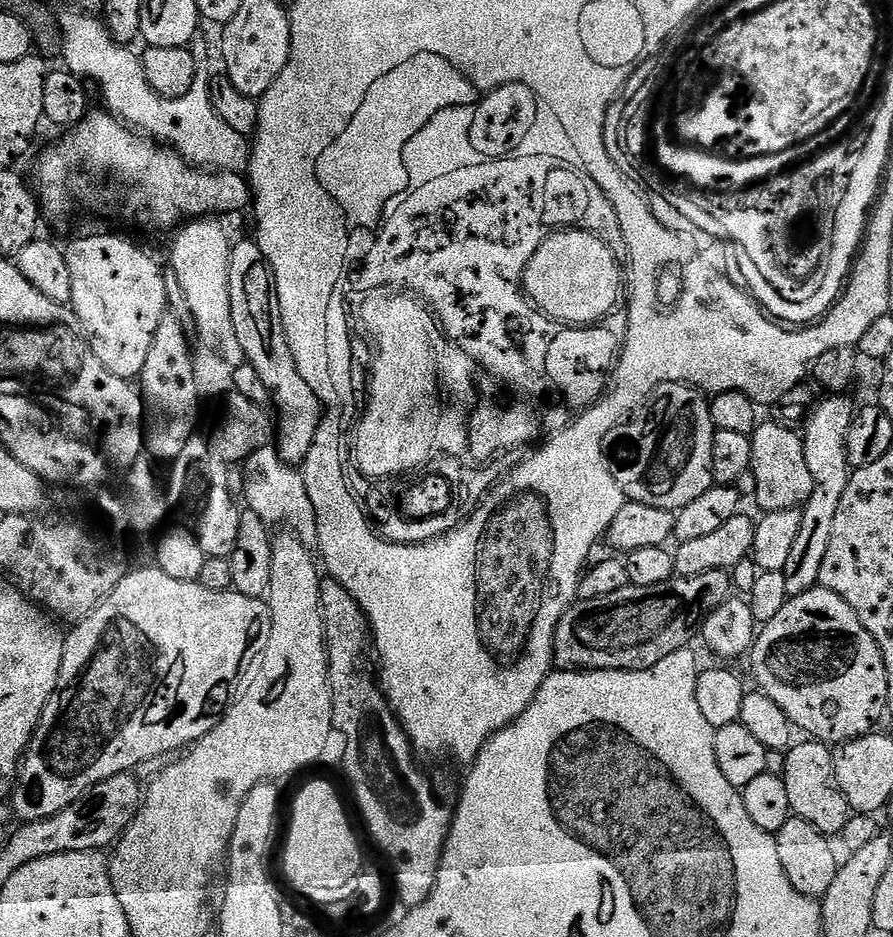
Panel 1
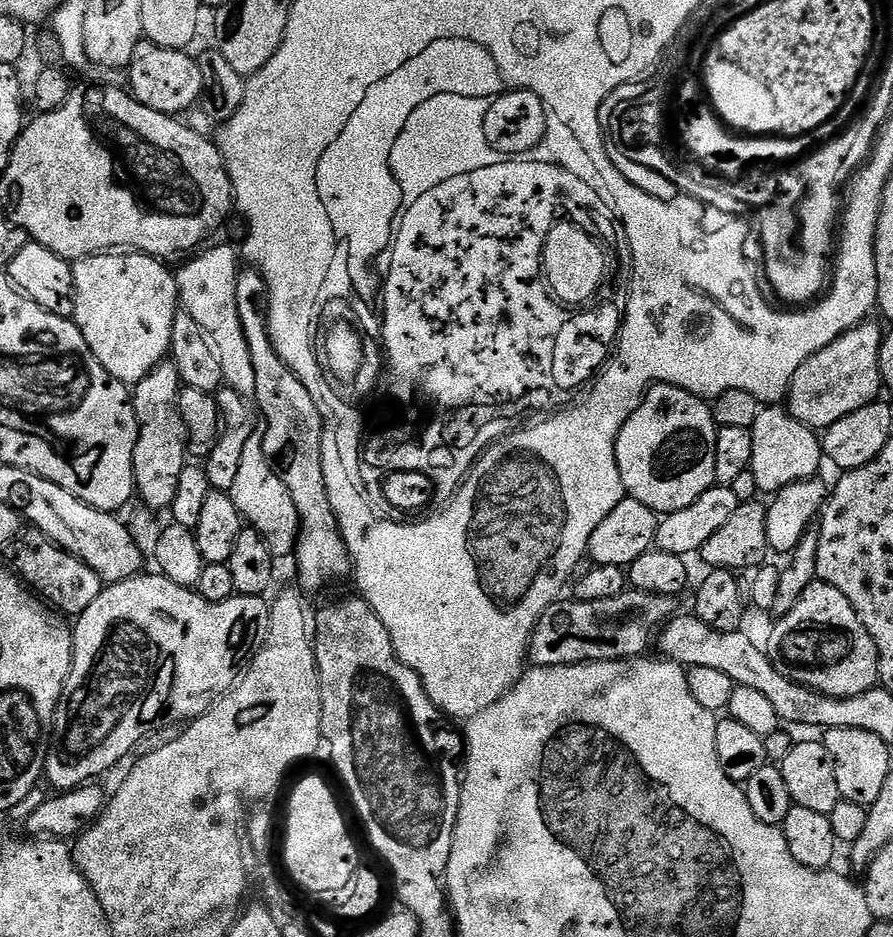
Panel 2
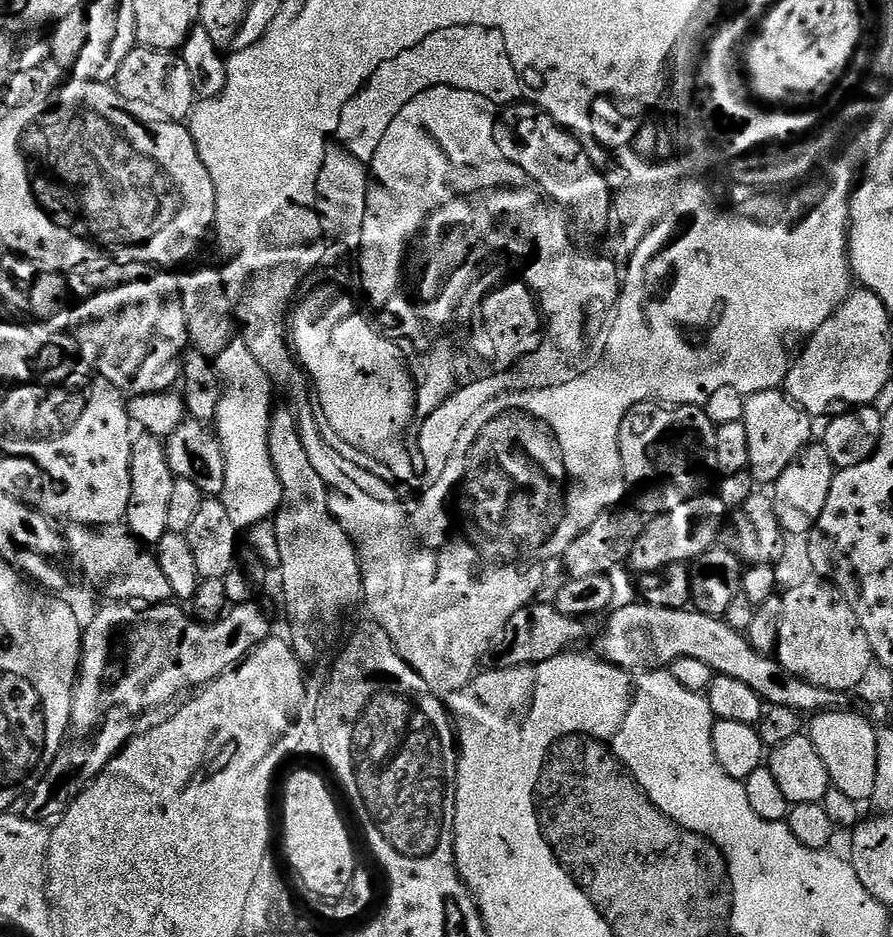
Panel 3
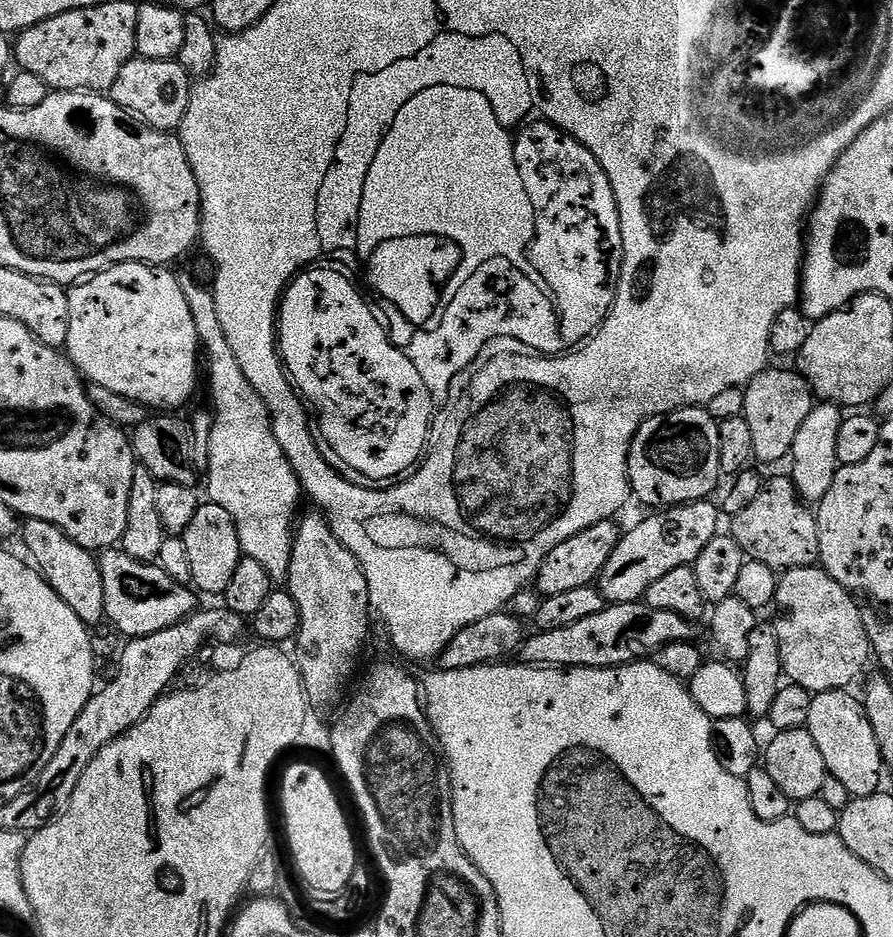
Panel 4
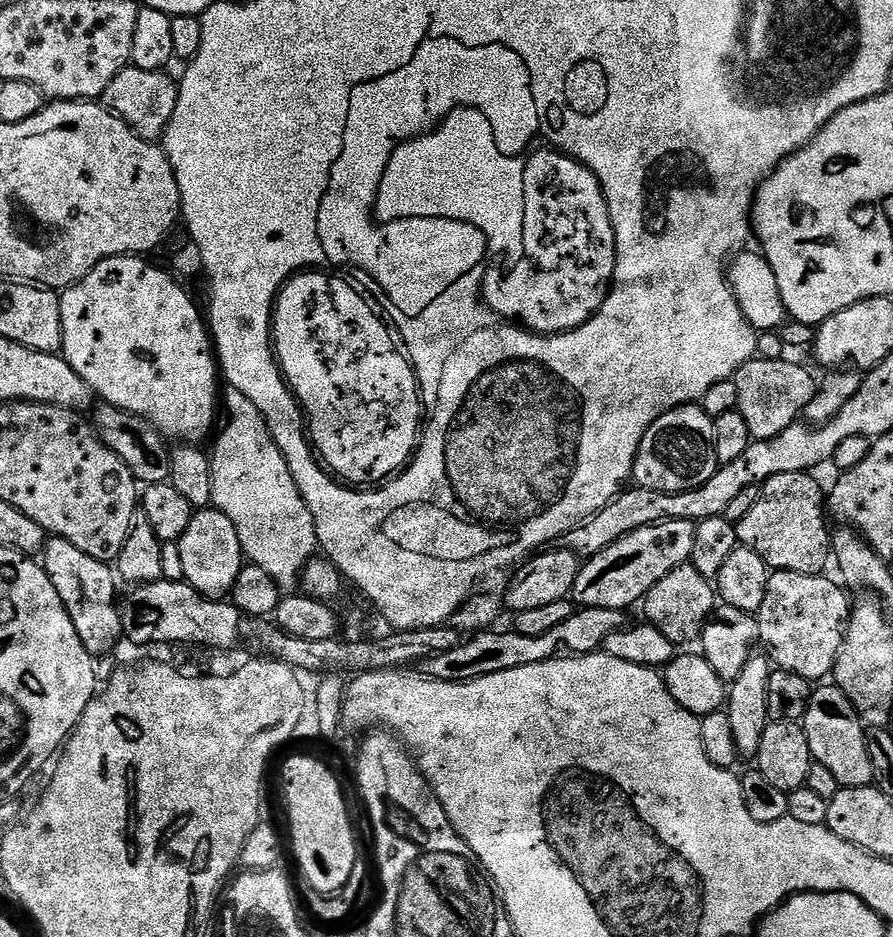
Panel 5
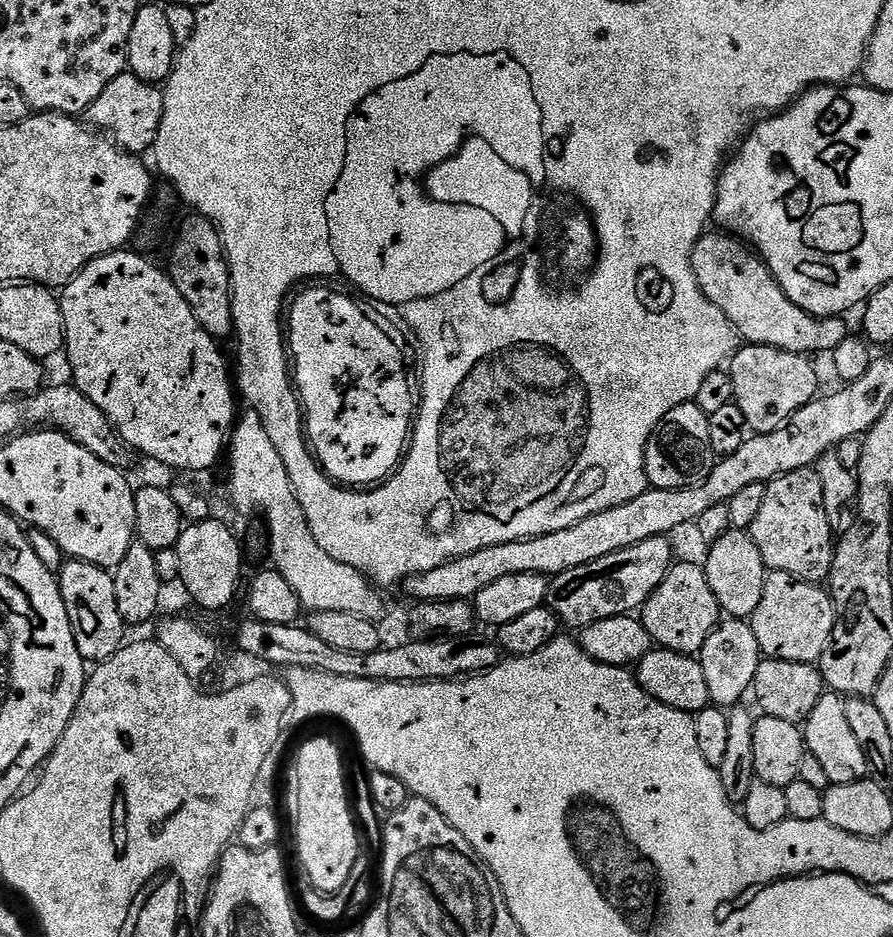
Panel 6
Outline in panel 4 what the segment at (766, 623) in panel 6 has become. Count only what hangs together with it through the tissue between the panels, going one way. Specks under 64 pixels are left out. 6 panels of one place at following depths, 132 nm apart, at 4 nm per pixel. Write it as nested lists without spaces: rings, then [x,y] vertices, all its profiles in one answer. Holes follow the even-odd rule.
[[[819,566],[789,568],[779,577],[774,604],[780,607],[780,617],[774,631],[780,647],[780,666],[791,683],[813,694],[848,690],[868,660],[870,664],[862,608],[852,600],[853,593]]]

